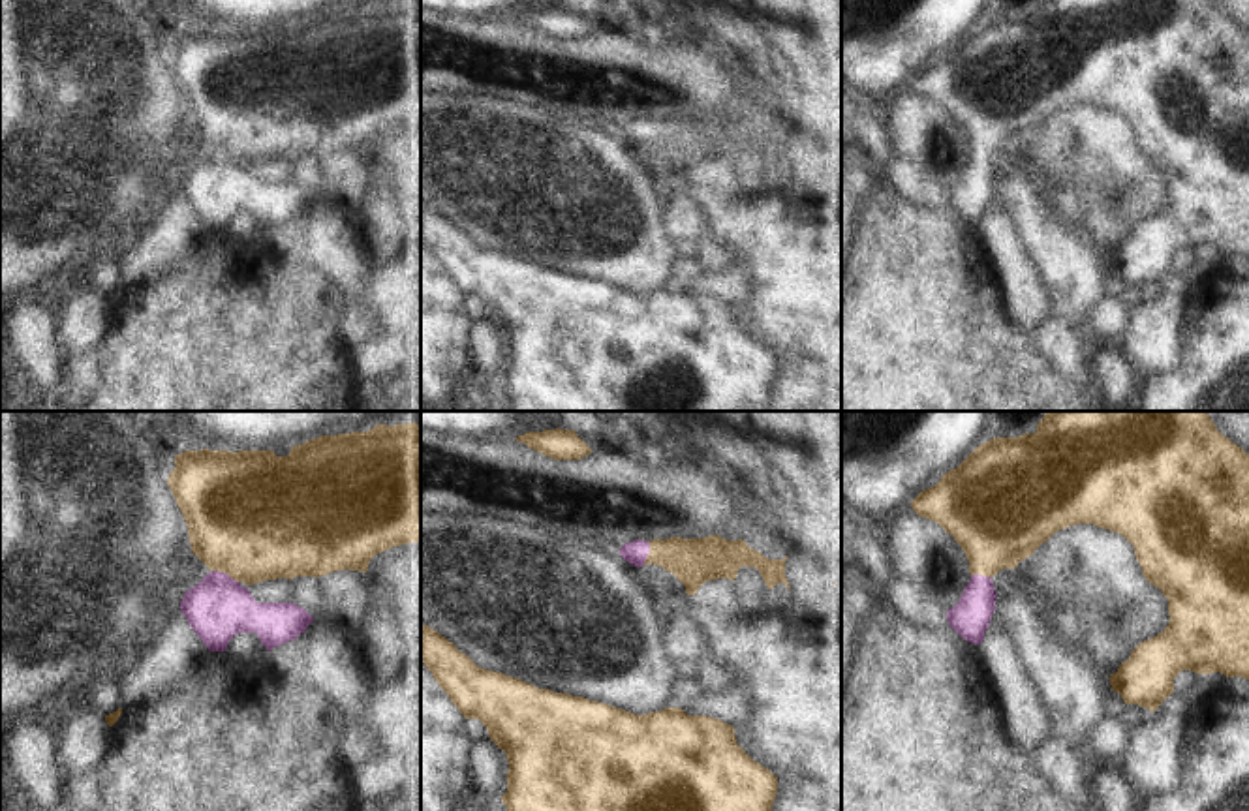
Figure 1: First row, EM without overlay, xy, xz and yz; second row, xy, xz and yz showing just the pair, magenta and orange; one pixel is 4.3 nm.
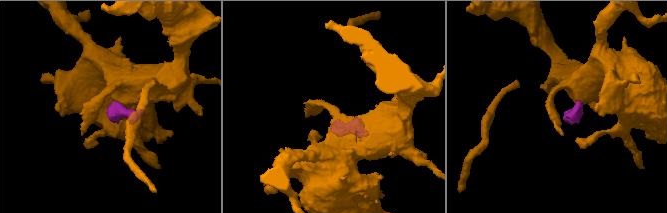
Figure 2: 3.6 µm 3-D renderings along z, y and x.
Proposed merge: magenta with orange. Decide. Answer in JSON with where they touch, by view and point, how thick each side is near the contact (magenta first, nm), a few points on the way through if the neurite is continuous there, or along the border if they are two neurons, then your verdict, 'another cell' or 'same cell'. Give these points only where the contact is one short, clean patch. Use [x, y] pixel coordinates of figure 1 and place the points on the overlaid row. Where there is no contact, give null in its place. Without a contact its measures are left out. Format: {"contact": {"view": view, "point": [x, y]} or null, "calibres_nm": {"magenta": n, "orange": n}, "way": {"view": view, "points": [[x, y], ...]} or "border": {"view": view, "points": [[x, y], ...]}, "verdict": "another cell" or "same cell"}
{"contact": {"view": "xy", "point": [224, 573]}, "calibres_nm": {"magenta": 280, "orange": 500}, "way": {"view": "xy", "points": [[218, 607], [224, 573], [231, 564], [245, 519]]}, "verdict": "same cell"}

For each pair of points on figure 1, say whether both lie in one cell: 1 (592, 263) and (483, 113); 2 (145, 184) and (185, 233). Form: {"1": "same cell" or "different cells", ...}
{"1": "same cell", "2": "different cells"}

